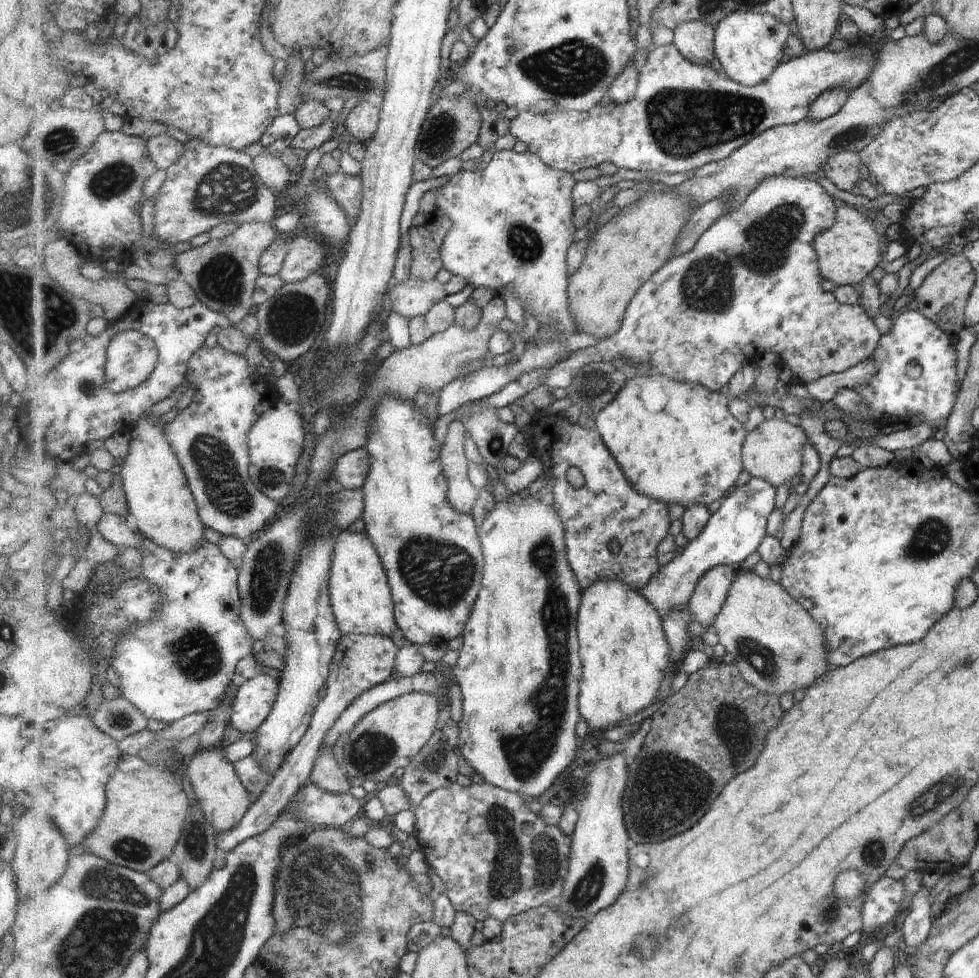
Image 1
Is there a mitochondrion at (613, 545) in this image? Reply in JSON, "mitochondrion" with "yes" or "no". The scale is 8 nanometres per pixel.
{"mitochondrion":"no"}

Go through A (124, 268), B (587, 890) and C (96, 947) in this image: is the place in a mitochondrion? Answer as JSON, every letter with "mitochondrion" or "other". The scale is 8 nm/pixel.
{"A":"other","B":"mitochondrion","C":"mitochondrion"}

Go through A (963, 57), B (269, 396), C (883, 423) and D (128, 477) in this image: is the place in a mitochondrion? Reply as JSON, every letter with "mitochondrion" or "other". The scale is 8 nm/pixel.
{"A":"mitochondrion","B":"other","C":"other","D":"other"}

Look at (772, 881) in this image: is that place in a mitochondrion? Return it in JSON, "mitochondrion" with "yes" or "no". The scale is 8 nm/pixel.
{"mitochondrion":"no"}

